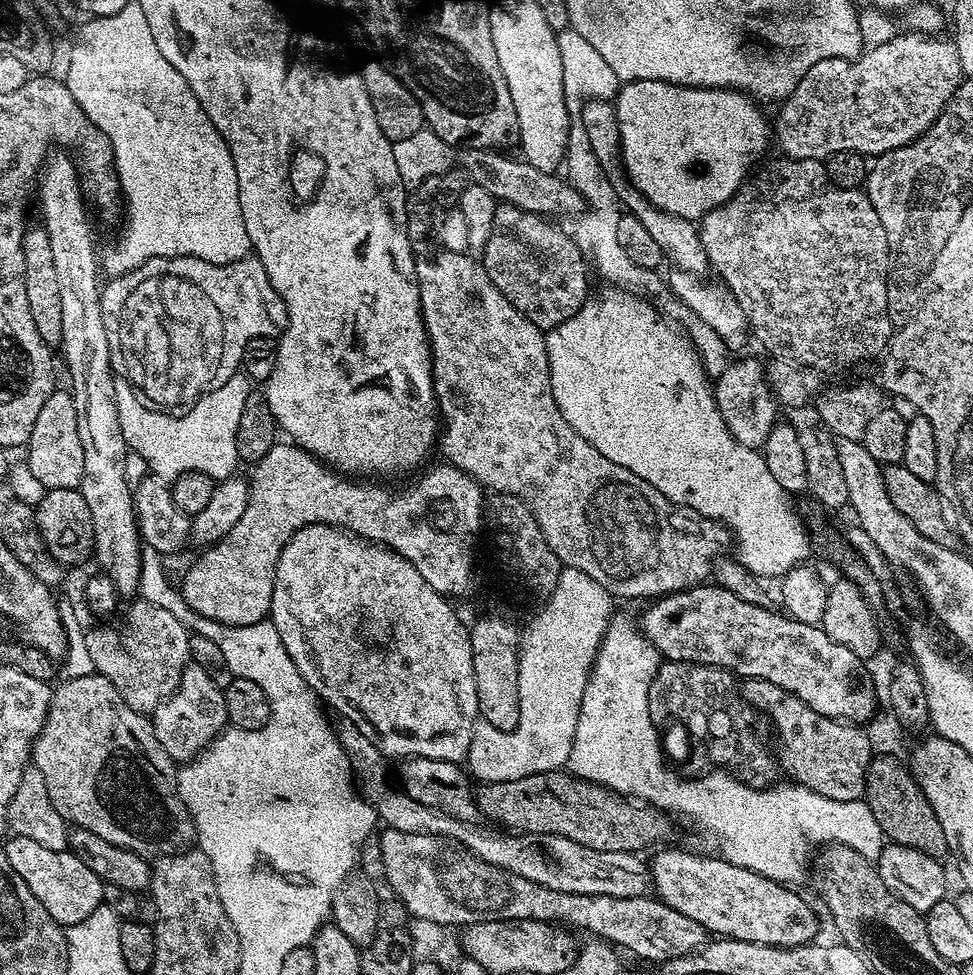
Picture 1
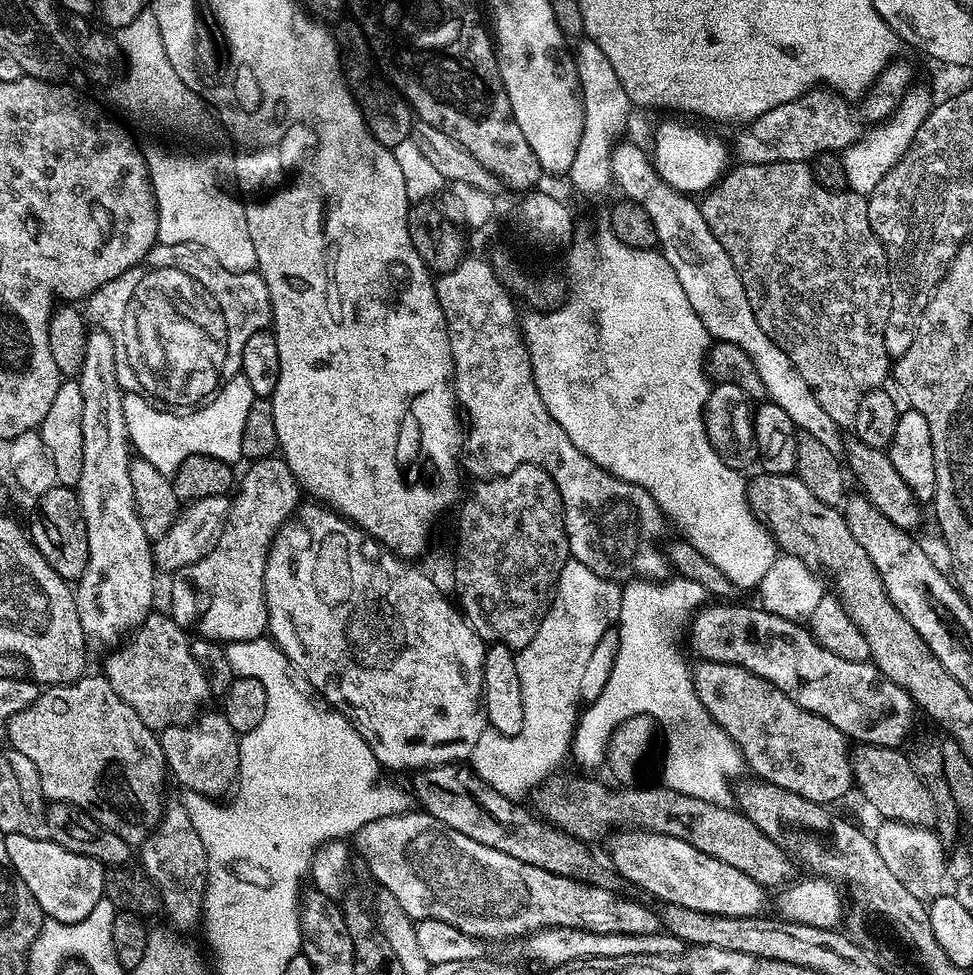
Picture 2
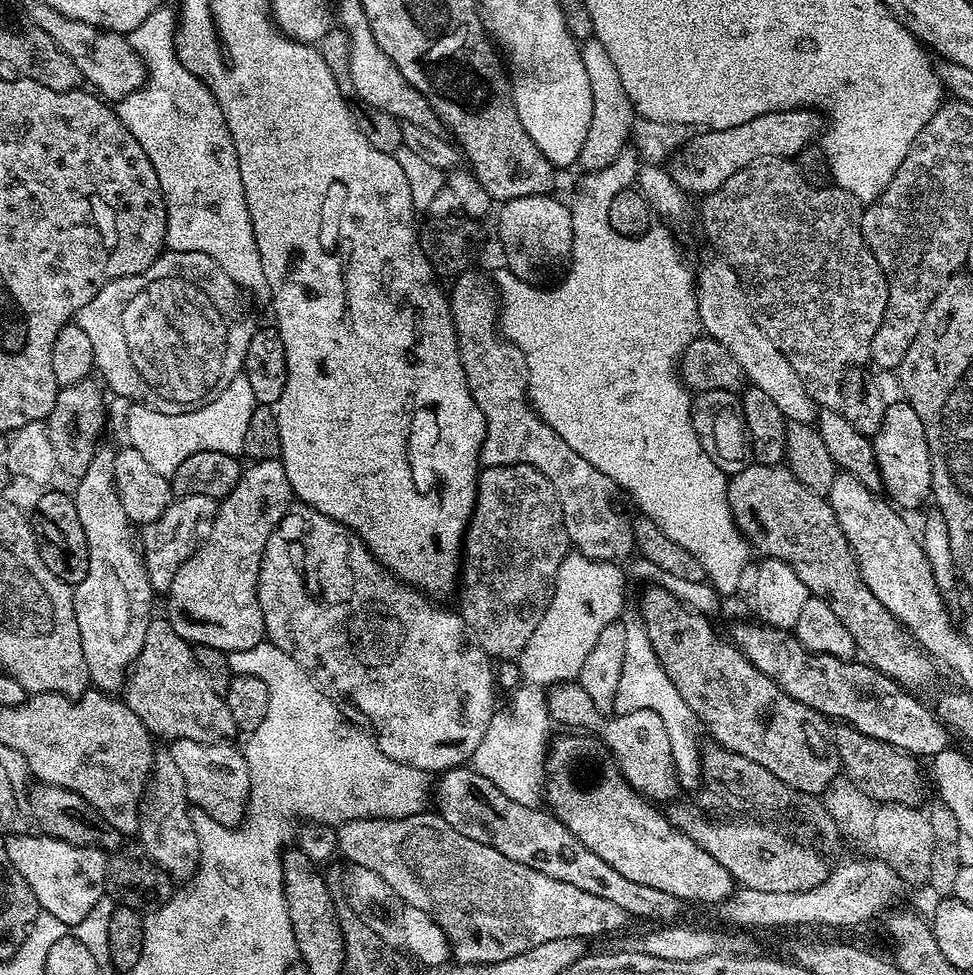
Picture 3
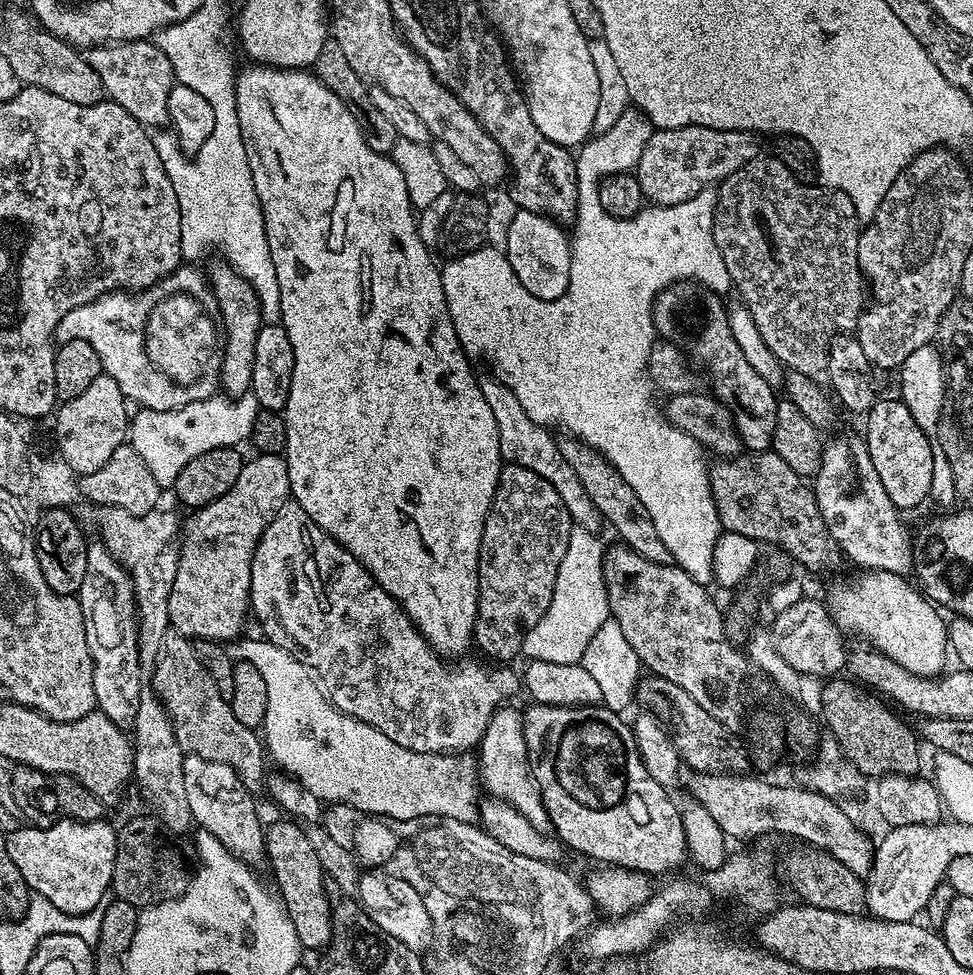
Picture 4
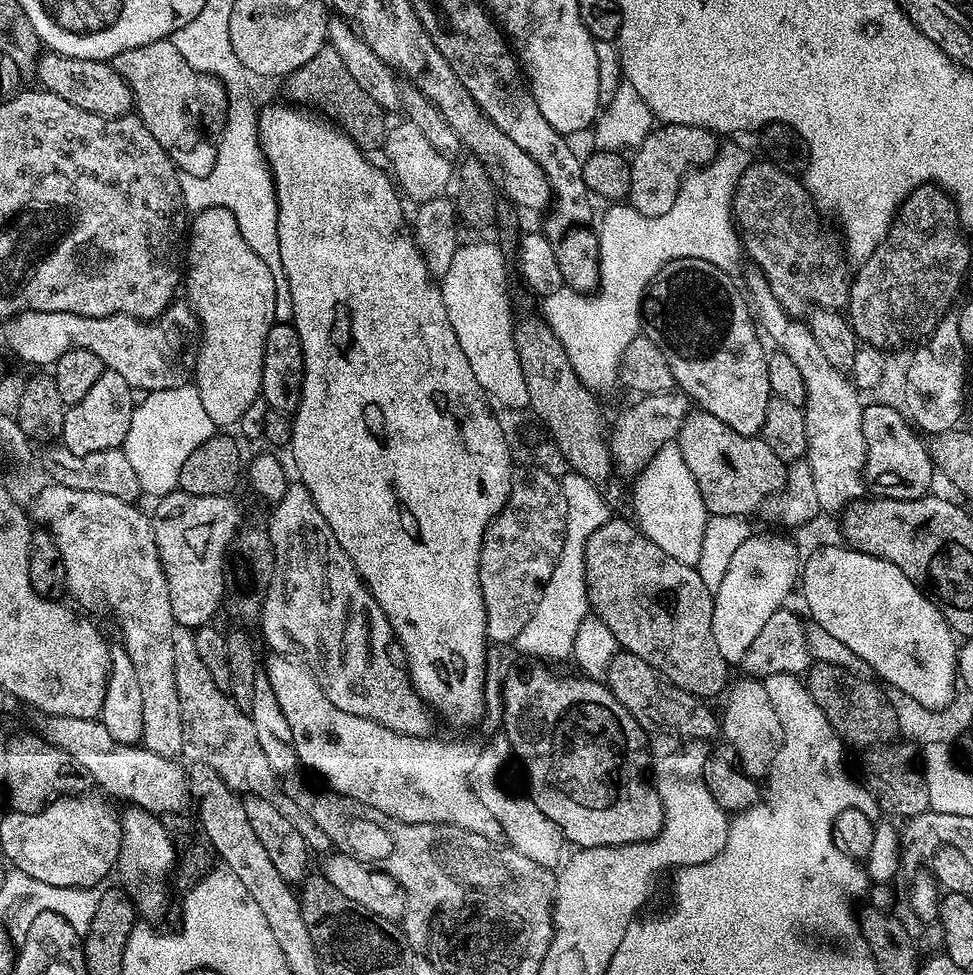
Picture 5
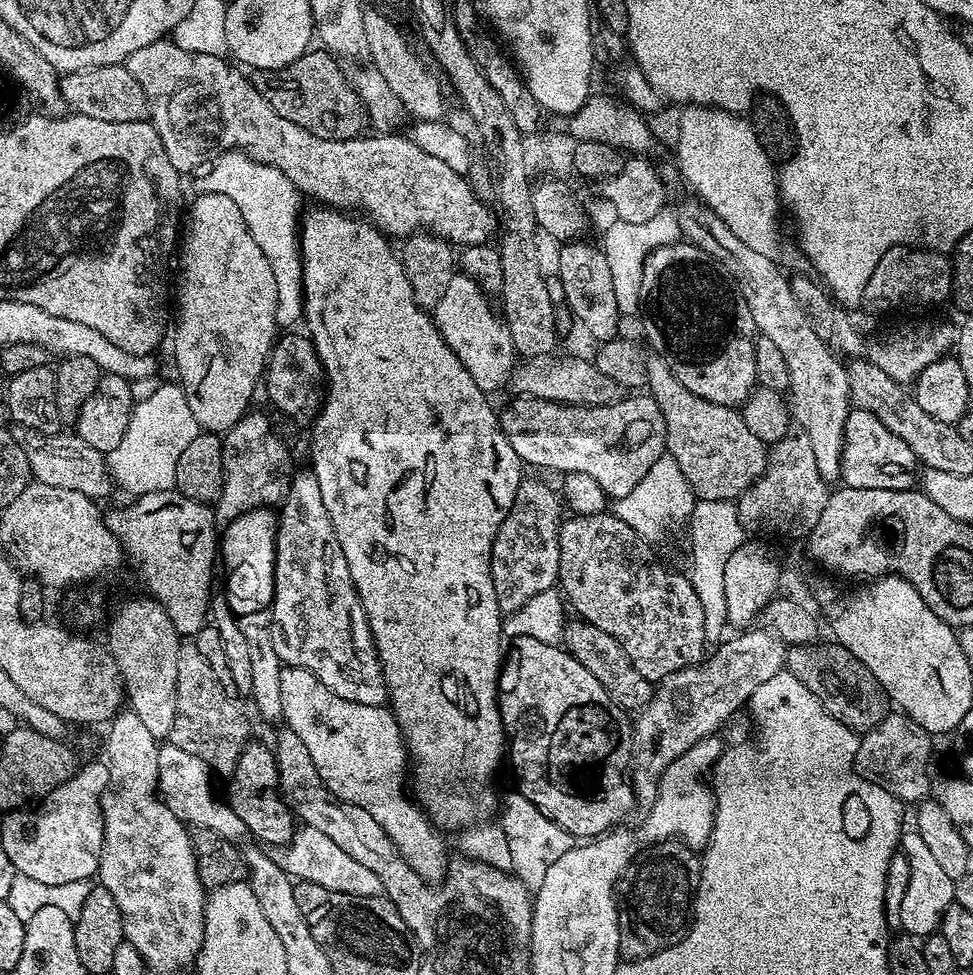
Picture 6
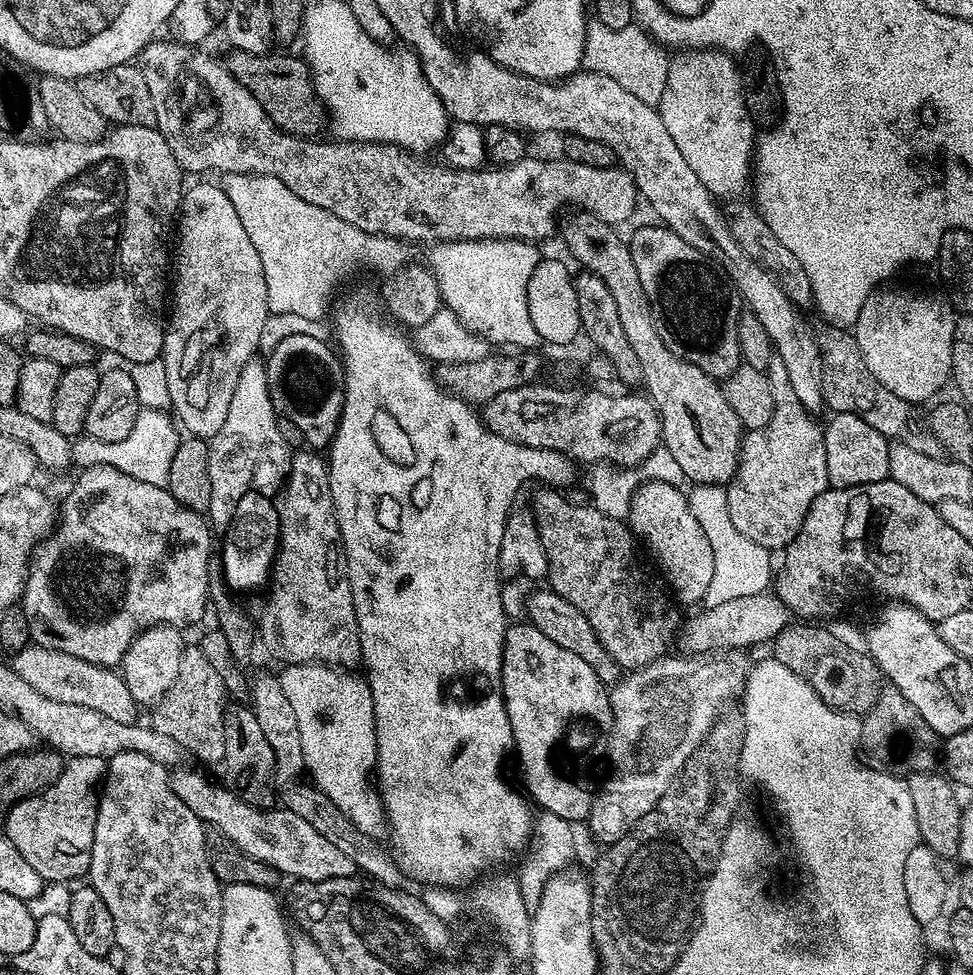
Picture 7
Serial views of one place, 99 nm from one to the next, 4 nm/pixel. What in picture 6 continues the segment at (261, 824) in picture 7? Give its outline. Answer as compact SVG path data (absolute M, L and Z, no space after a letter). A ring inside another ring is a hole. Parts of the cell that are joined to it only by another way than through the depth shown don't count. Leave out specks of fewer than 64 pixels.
M171 742L160 744L160 757L158 758L158 774L160 781L158 791L161 800L182 823L191 826L193 829L205 828L214 830L224 840L240 842L246 836L242 818L234 814L234 810L228 805L227 799L216 797L216 792L212 789L214 773L202 758L190 754L190 750L182 750L182 746ZM307 826L297 827L292 841L283 845L282 850L277 852L280 853L275 853L276 863L297 881L317 884L326 890L355 896L379 896L384 891L378 874L373 874L369 868L362 866L362 862L350 858L346 850L339 848L327 834L321 834L319 830Z

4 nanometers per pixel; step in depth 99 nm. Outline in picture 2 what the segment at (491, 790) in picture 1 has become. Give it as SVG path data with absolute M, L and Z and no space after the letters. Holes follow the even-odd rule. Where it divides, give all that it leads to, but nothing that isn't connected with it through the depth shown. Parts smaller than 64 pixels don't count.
M553 774L542 781L531 793L530 801L540 820L575 840L600 840L611 828L625 828L623 831L628 834L682 838L682 842L690 842L694 850L702 850L702 854L710 854L710 858L718 858L718 862L742 870L742 874L754 878L754 882L763 884L765 889L772 890L775 884L783 885L789 879L790 860L783 850L764 836L745 815L736 810L730 812L724 804L690 798L663 786L607 788L602 781L591 780L588 776L560 775Z

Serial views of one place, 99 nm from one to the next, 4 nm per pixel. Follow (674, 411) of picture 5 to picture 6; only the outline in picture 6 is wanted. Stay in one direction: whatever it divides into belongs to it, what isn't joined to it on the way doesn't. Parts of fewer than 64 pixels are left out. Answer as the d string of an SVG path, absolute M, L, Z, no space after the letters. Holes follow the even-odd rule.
M629 394L624 401L614 402L613 405L582 405L582 404L565 404L558 401L535 400L533 398L516 398L505 412L499 413L500 429L506 434L506 438L510 442L510 446L514 446L514 450L518 454L518 458L525 465L533 464L536 468L549 468L552 472L560 472L567 474L569 472L577 472L578 474L588 474L594 481L598 482L602 490L608 498L613 501L626 498L630 494L630 490L634 490L634 486L638 486L638 482L642 482L642 478L646 478L646 474L654 466L654 462L658 462L660 456L665 455L668 447L668 439L666 438L666 422L662 410L658 406L658 402L653 400L651 395Z

